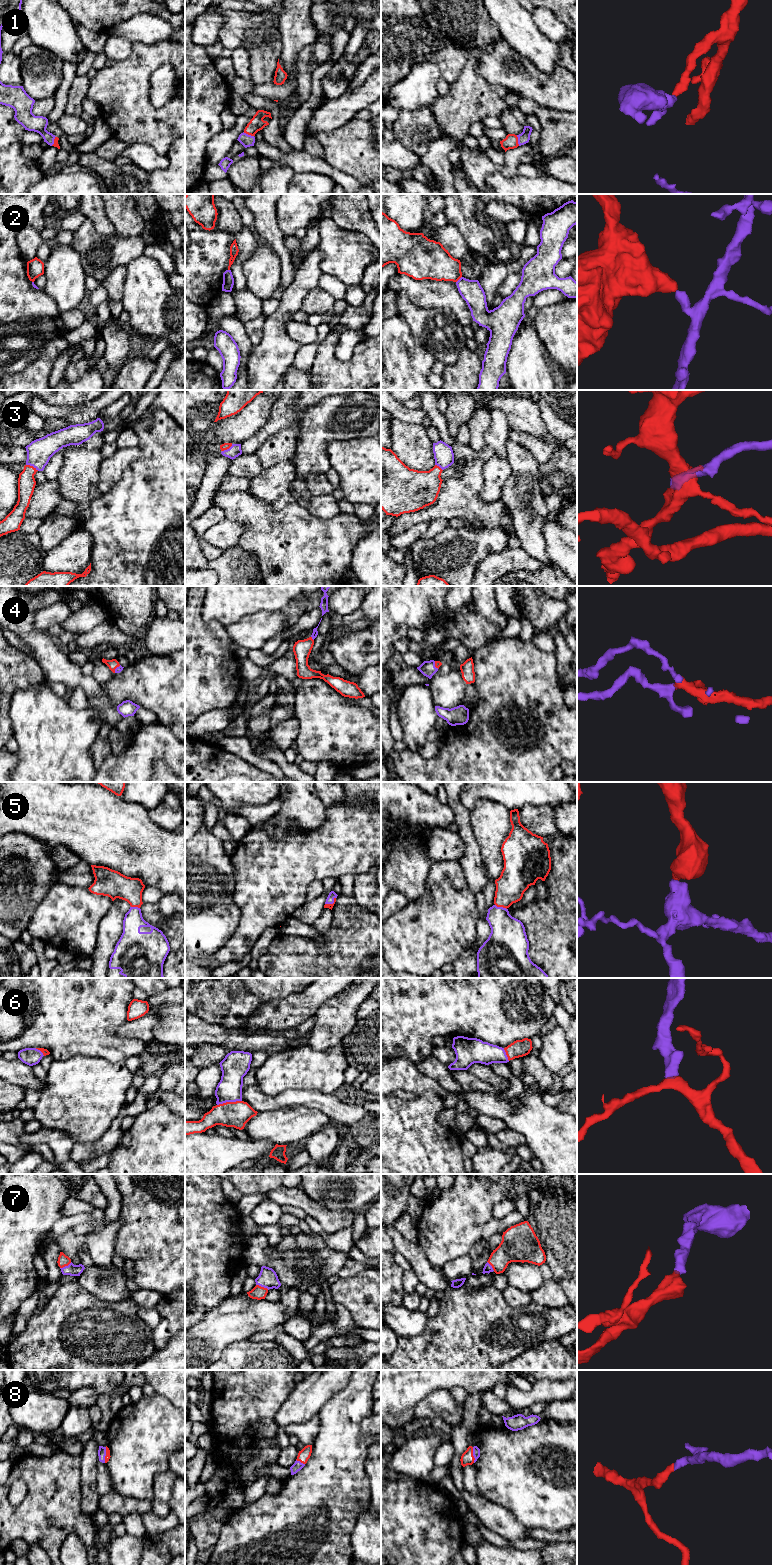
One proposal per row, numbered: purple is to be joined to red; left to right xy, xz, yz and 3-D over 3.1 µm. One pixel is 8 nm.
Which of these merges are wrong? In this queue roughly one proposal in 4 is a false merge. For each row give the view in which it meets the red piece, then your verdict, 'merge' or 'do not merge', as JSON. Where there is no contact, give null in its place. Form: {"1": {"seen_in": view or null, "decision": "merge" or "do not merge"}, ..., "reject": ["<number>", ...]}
{"1": {"seen_in": "yz", "decision": "merge"}, "2": {"seen_in": "yz", "decision": "do not merge"}, "3": {"seen_in": "xy", "decision": "merge"}, "4": {"seen_in": "xz", "decision": "merge"}, "5": {"seen_in": "yz", "decision": "merge"}, "6": {"seen_in": "xz", "decision": "merge"}, "7": {"seen_in": "xz", "decision": "merge"}, "8": {"seen_in": "xy", "decision": "merge"}, "reject": ["2"]}

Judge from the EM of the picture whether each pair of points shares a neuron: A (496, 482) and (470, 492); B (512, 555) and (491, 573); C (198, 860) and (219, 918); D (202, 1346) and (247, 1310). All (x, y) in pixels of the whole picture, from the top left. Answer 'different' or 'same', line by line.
A: different
B: same
C: same
D: same

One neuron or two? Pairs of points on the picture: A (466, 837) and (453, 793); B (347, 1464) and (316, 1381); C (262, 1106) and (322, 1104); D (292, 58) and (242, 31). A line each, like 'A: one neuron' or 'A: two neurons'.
A: one neuron
B: two neurons
C: one neuron
D: two neurons

